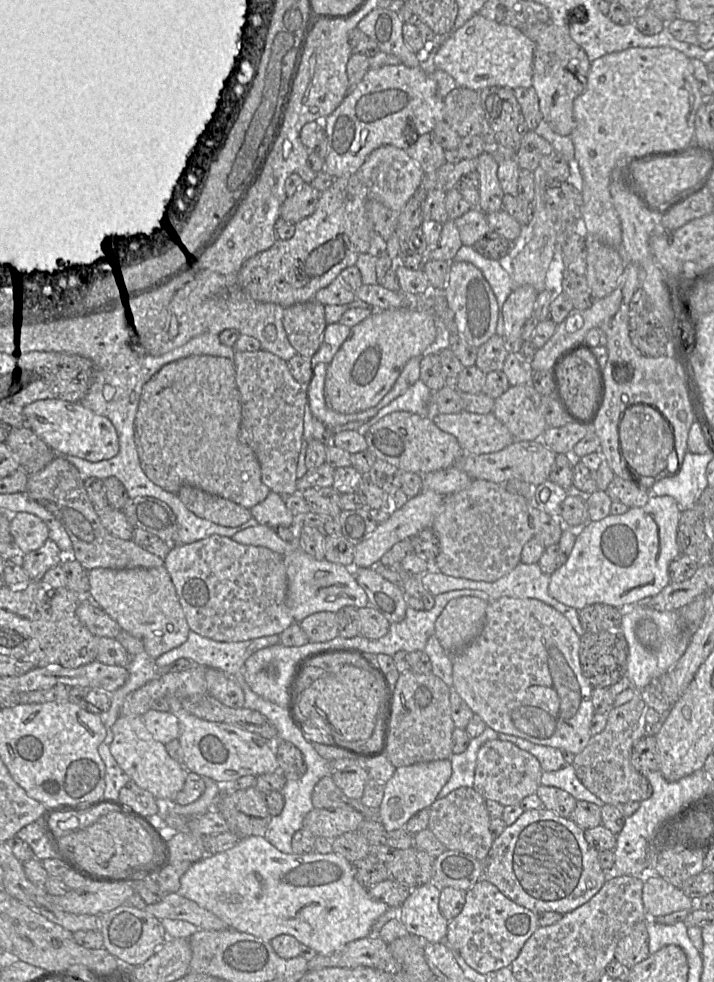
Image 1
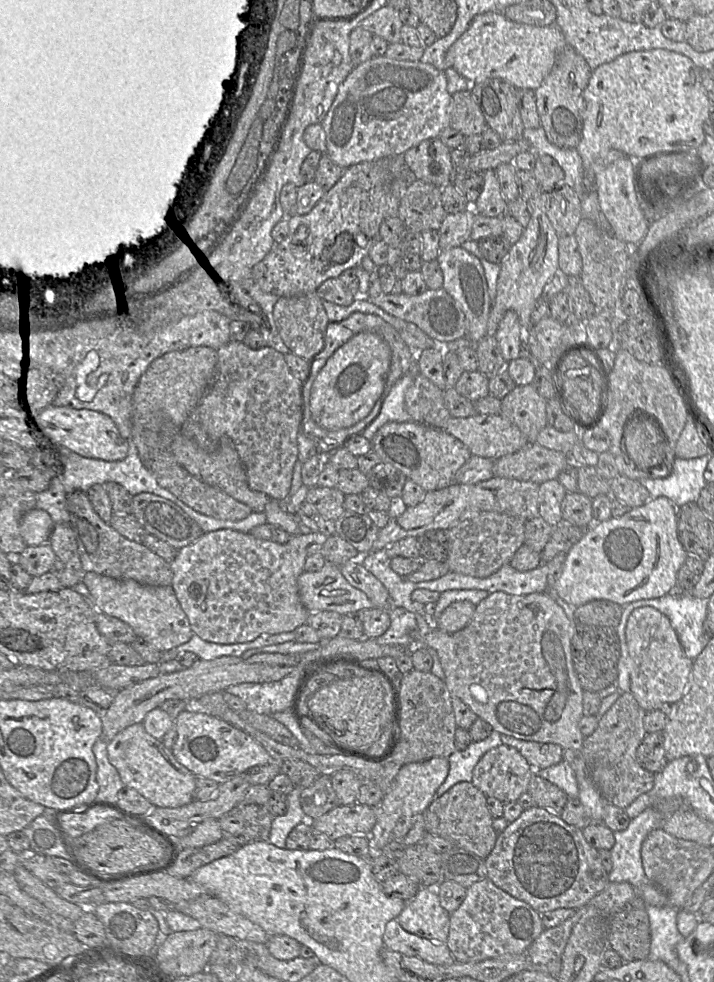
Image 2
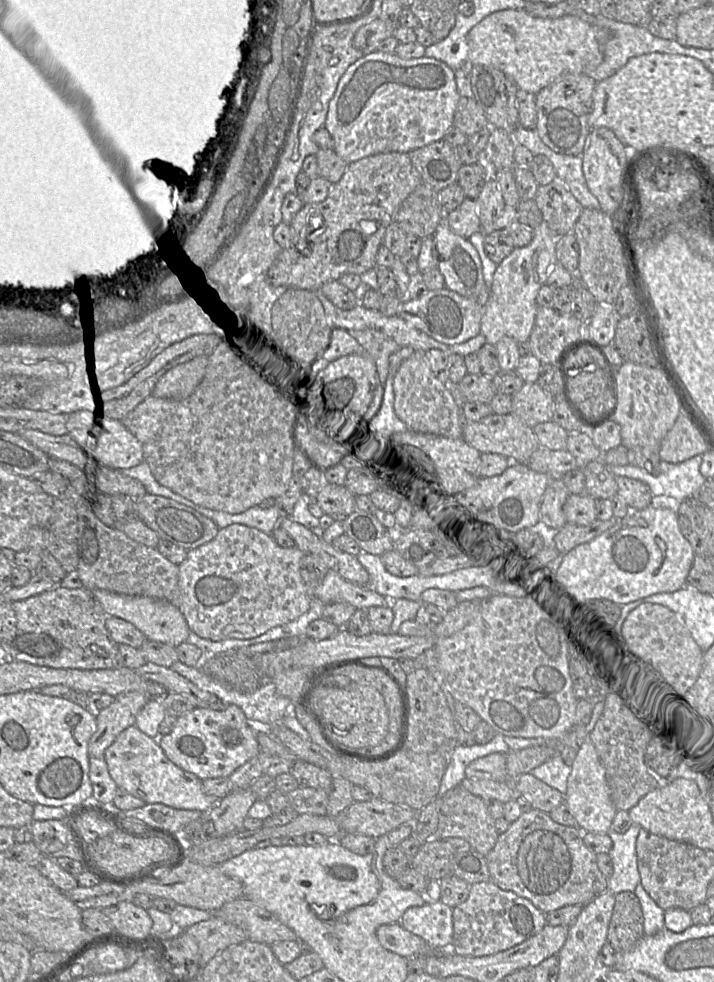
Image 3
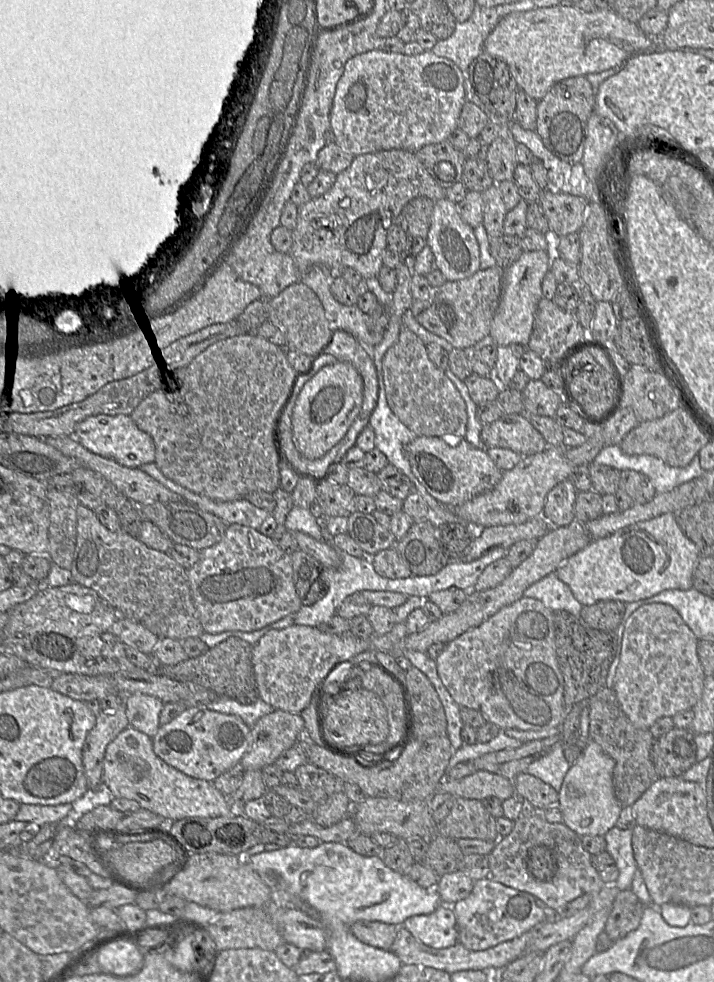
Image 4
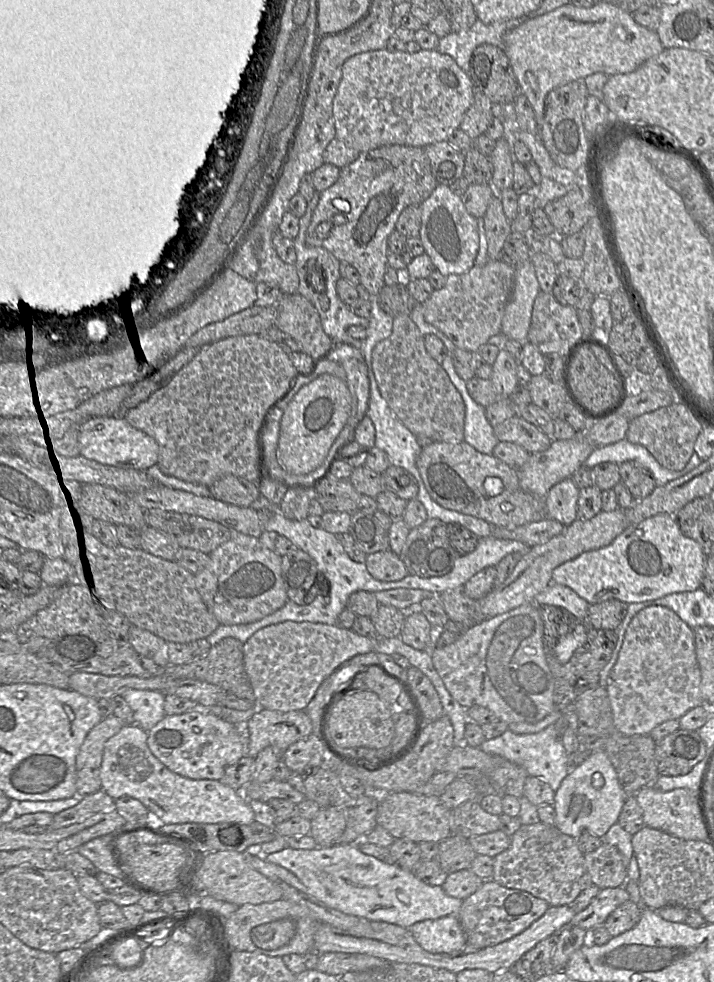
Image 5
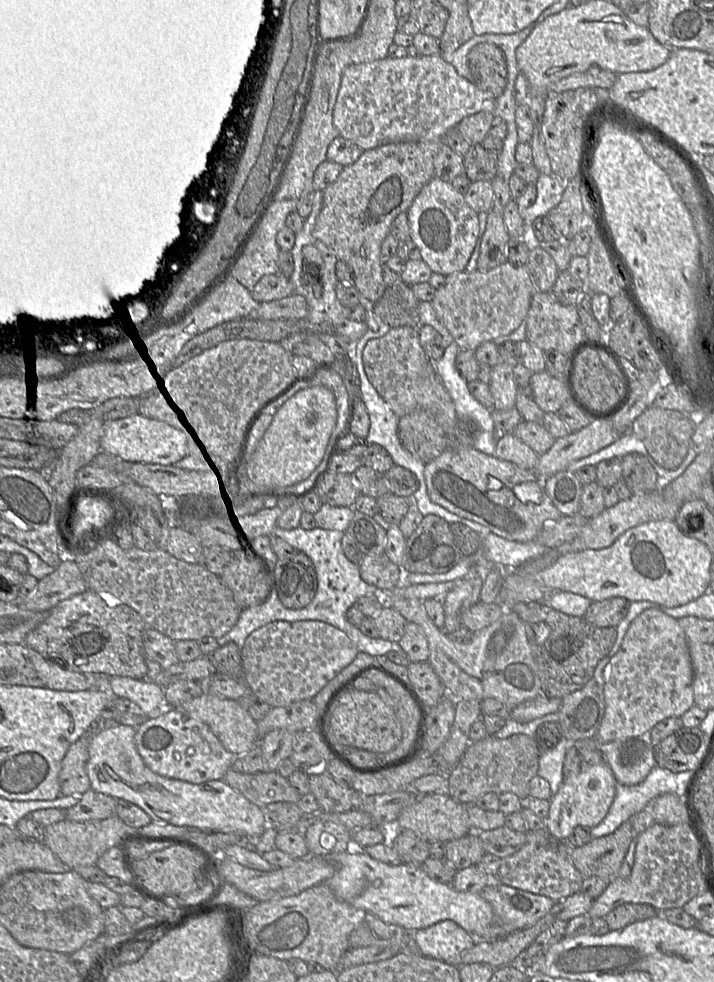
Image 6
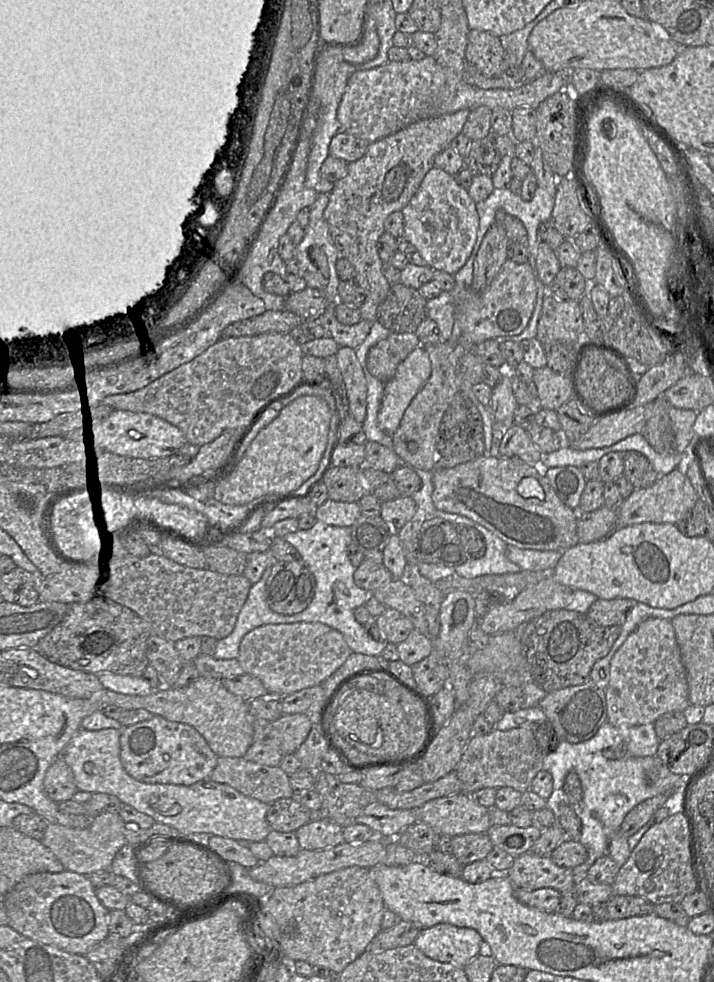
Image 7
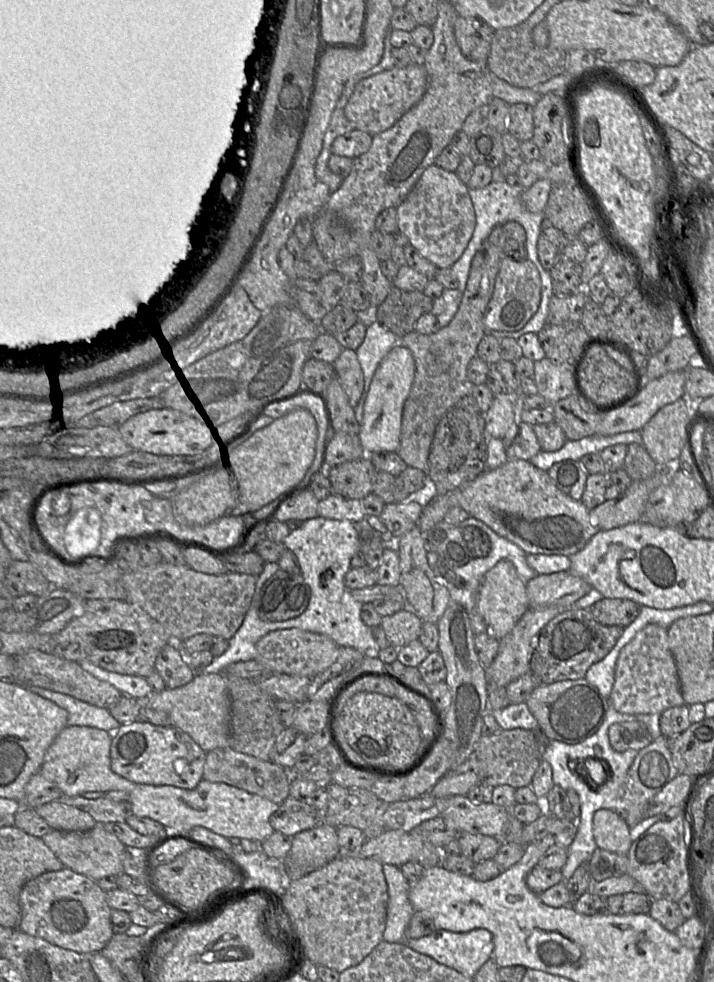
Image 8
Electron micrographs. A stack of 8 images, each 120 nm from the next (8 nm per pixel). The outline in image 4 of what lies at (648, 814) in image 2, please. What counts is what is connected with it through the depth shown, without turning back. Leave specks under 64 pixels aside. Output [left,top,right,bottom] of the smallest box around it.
[605,828,638,890]

